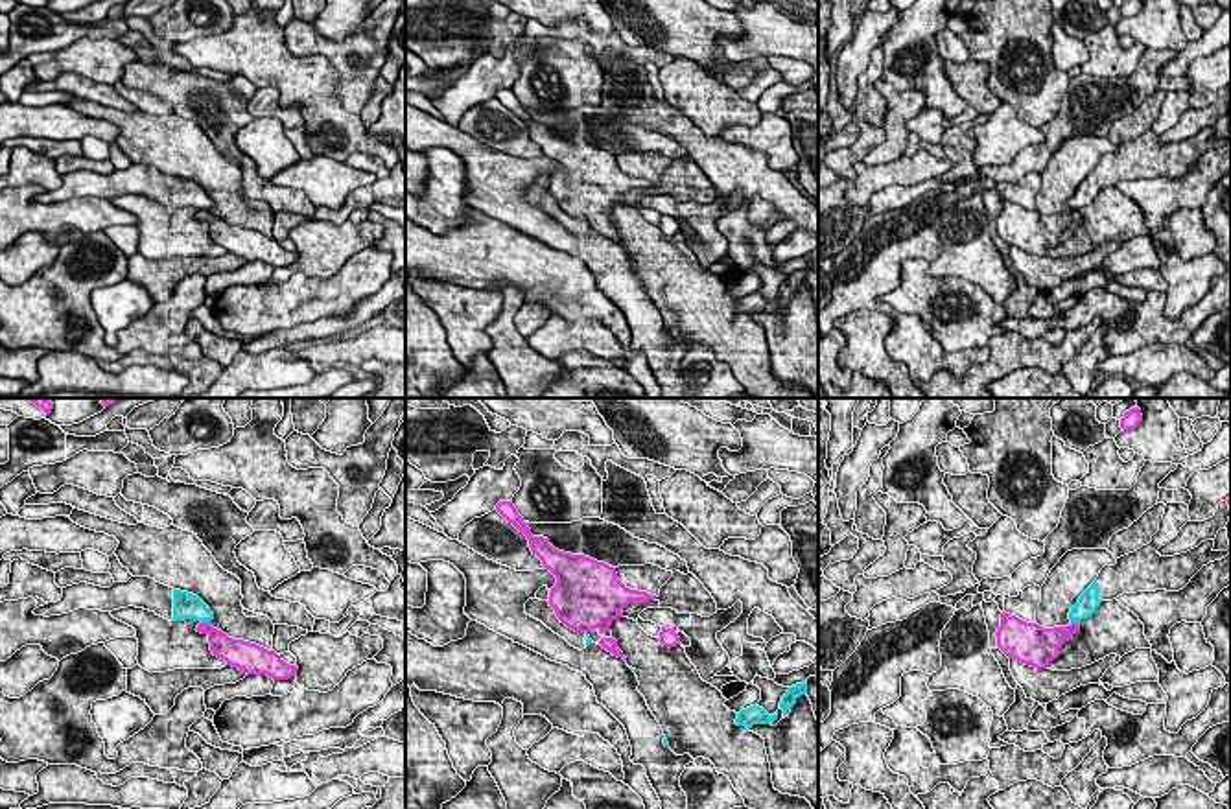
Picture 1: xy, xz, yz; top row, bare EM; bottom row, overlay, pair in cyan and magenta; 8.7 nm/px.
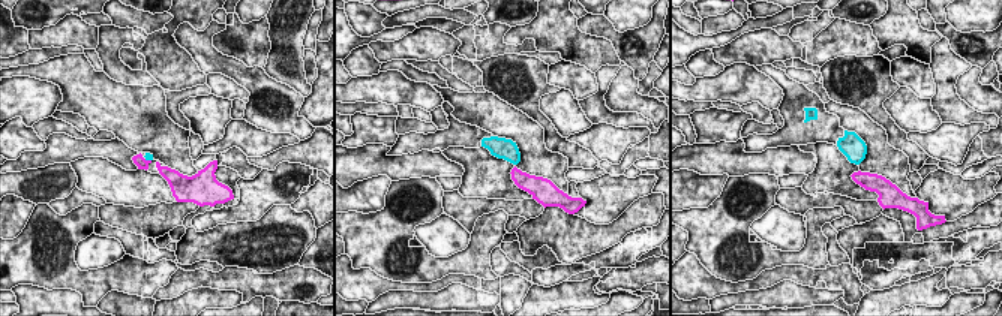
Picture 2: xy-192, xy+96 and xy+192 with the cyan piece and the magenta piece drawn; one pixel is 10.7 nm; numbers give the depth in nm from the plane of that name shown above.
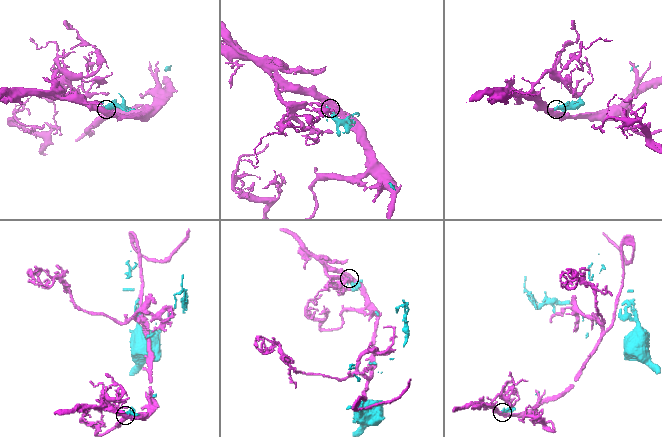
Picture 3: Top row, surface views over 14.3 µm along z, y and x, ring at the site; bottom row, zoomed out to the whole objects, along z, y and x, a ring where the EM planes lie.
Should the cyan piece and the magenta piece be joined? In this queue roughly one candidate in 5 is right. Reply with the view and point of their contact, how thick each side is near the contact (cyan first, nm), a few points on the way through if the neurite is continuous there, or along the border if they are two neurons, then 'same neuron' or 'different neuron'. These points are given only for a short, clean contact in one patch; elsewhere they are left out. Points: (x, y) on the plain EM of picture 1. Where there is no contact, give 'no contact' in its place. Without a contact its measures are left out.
xy (205, 209) | 220/190 nm | different neuron

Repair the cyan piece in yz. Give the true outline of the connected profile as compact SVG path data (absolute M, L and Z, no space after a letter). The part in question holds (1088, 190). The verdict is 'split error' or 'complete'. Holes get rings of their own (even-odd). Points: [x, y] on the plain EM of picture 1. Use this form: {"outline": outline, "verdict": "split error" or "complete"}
{"outline": "M1167 90L1159 118L1152 123L1152 129L1117 146L1115 153L1104 153L1096 168L1071 195L1071 210L1091 205L1102 188L1113 188L1122 181L1179 179L1203 153L1222 147L1231 140L1231 136L1214 138L1214 127L1205 127L1187 140L1161 144L1157 136L1176 125L1187 109L1190 109L1189 92Z", "verdict": "split error"}

